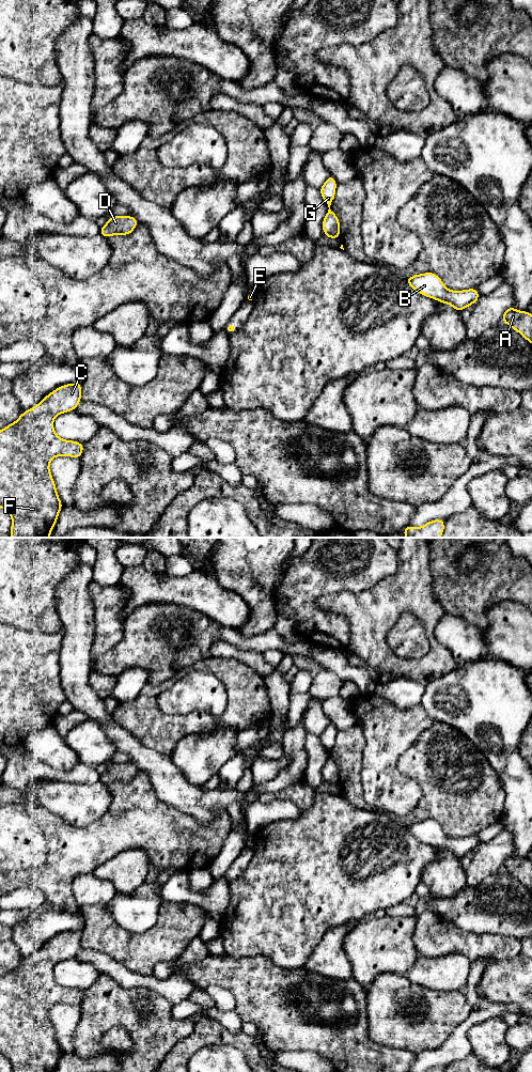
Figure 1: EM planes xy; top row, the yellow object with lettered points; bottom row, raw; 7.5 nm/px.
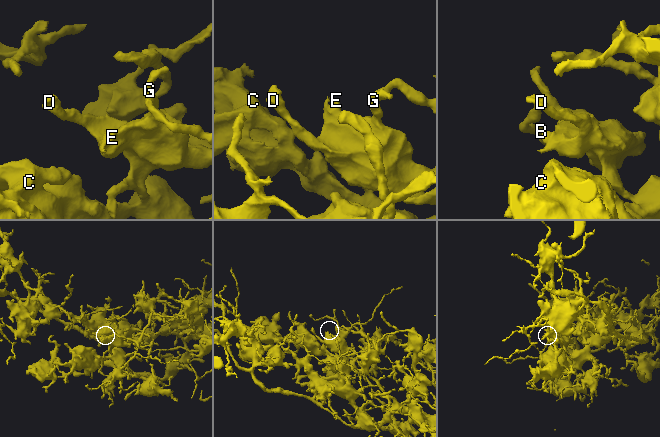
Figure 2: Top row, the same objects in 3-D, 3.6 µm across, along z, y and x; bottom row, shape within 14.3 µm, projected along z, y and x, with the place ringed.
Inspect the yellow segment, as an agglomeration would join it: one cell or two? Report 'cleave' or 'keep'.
cleave

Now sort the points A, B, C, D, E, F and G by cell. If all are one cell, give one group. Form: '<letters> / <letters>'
A B / C D E F G

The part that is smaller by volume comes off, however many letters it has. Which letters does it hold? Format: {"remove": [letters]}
{"remove": ["A", "B"]}

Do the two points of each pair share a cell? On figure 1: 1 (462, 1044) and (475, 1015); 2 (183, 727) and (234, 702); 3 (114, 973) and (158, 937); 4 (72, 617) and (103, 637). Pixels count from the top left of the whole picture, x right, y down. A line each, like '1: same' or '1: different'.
1: same
2: same
3: different
4: different

